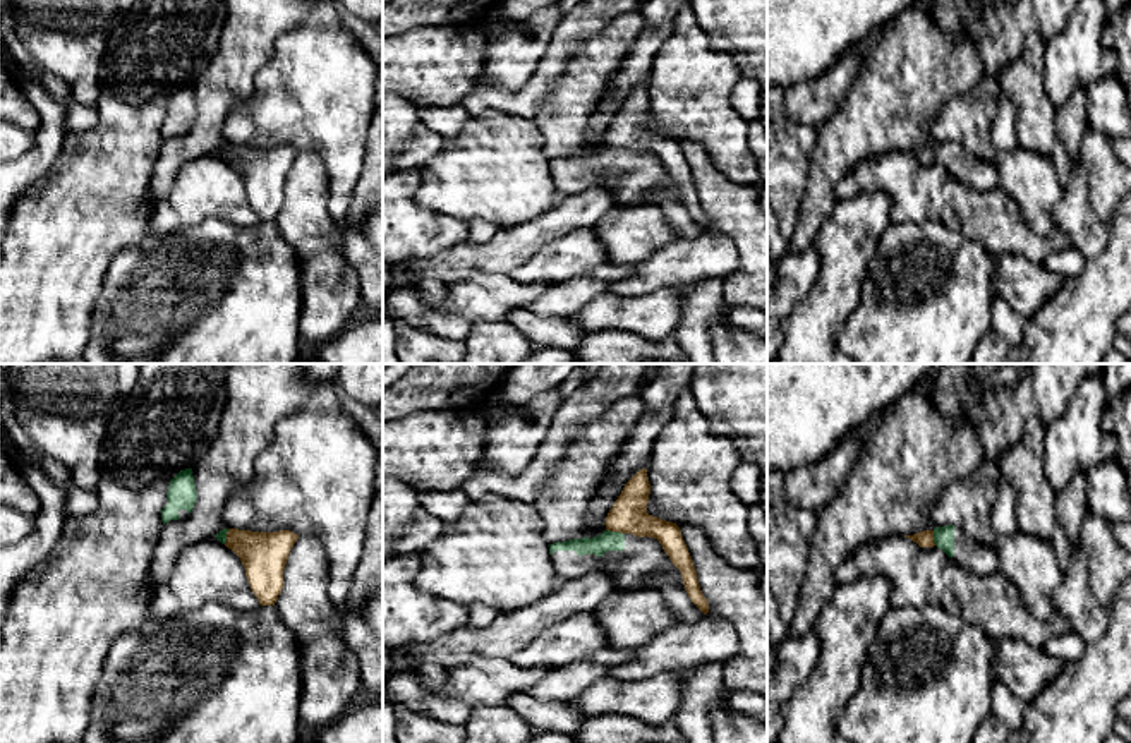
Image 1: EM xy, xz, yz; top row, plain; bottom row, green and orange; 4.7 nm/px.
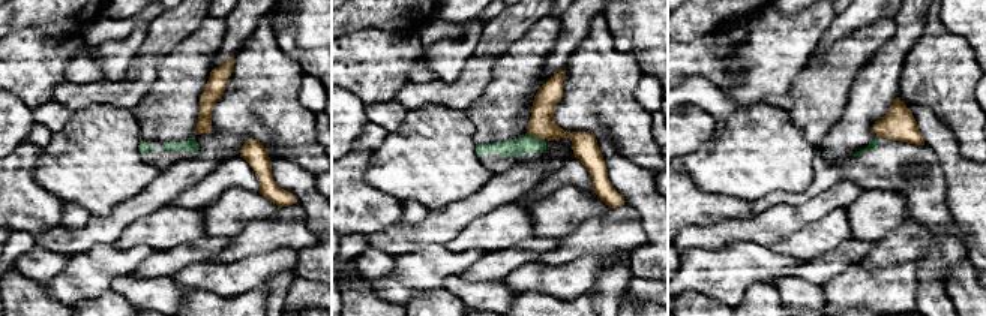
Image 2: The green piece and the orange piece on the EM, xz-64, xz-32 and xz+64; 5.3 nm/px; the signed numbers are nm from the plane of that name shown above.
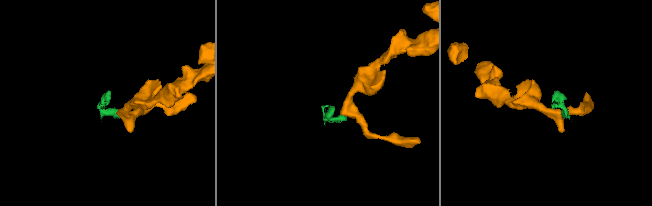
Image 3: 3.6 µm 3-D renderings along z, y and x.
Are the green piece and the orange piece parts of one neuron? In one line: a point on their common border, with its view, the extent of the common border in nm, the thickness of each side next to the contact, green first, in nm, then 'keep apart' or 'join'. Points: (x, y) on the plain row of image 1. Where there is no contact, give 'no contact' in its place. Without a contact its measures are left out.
contact xz (615, 148); length 90 nm; calibres 100 and 170 nm; keep apart

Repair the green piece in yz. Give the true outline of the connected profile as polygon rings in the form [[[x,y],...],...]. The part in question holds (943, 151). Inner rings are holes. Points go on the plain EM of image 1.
[[[946,141],[934,144],[934,158],[958,182],[978,192],[999,187],[999,172],[995,165],[968,153],[959,142]]]

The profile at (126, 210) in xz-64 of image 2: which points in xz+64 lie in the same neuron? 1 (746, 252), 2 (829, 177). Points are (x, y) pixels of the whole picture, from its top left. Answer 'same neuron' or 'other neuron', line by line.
1: other neuron
2: other neuron

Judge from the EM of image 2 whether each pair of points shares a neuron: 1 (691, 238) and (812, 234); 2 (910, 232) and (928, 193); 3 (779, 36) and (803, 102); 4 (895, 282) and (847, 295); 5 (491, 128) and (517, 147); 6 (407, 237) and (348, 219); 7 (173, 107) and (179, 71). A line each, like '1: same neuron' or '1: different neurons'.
1: different neurons
2: different neurons
3: different neurons
4: same neuron
5: different neurons
6: different neurons
7: same neuron

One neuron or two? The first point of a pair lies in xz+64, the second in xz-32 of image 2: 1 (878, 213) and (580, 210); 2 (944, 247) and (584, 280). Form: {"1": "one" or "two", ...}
{"1": "one", "2": "two"}

